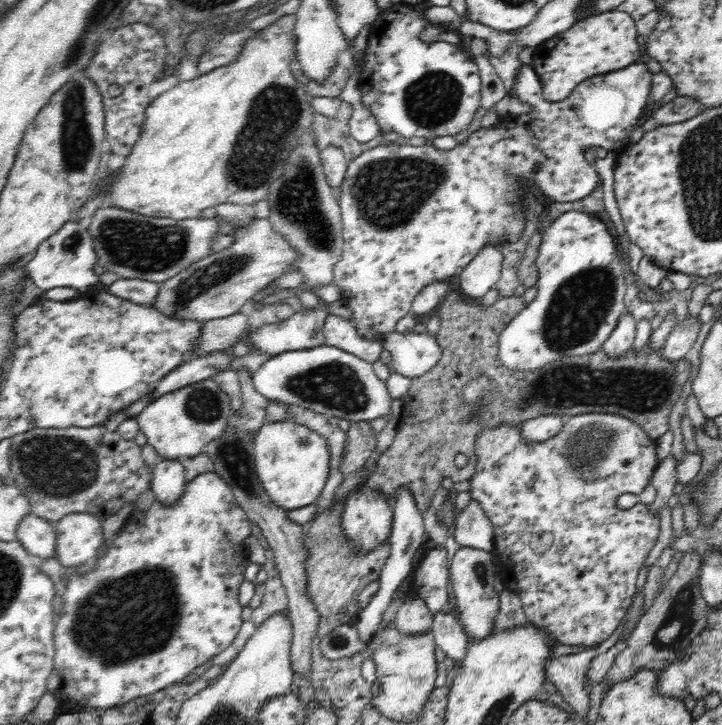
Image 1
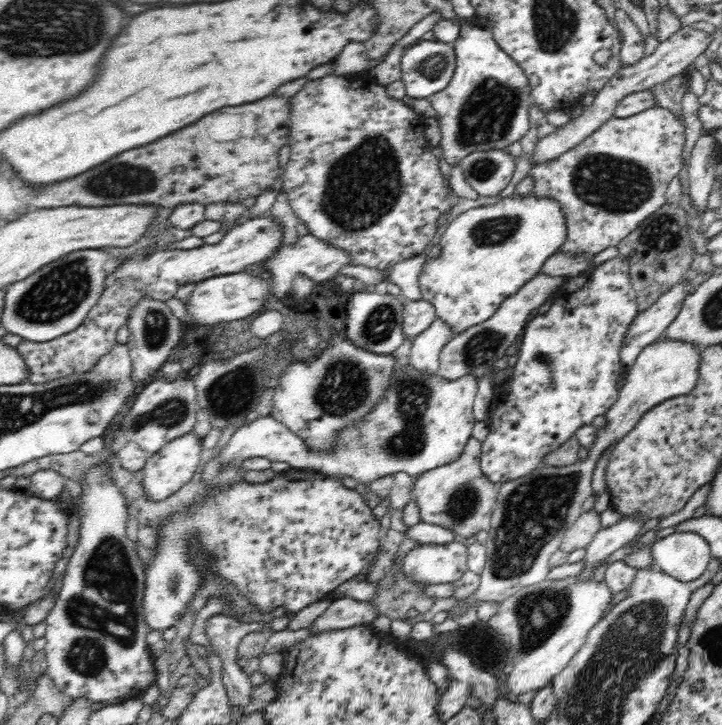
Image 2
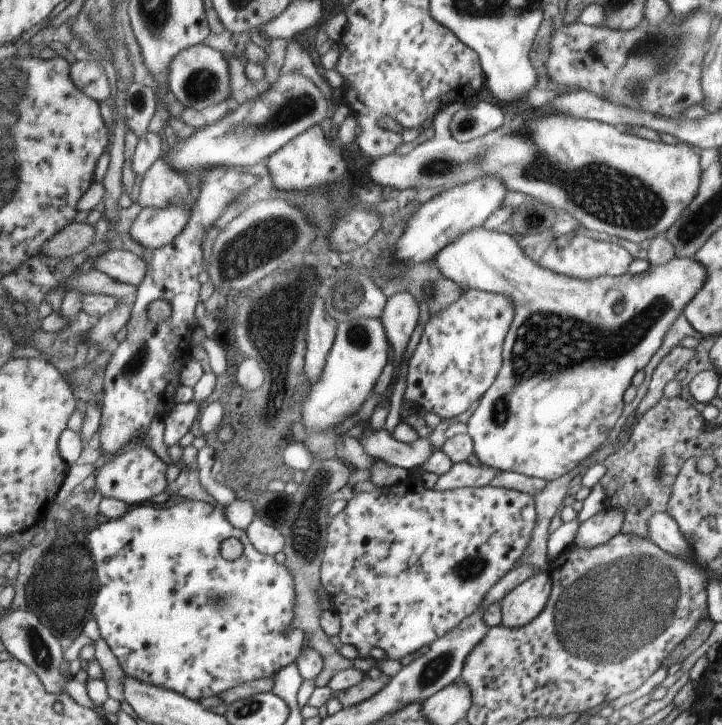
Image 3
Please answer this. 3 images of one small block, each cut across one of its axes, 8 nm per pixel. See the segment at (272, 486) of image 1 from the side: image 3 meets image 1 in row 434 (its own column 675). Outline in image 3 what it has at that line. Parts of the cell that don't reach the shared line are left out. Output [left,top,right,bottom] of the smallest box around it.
[433,225,706,481]

